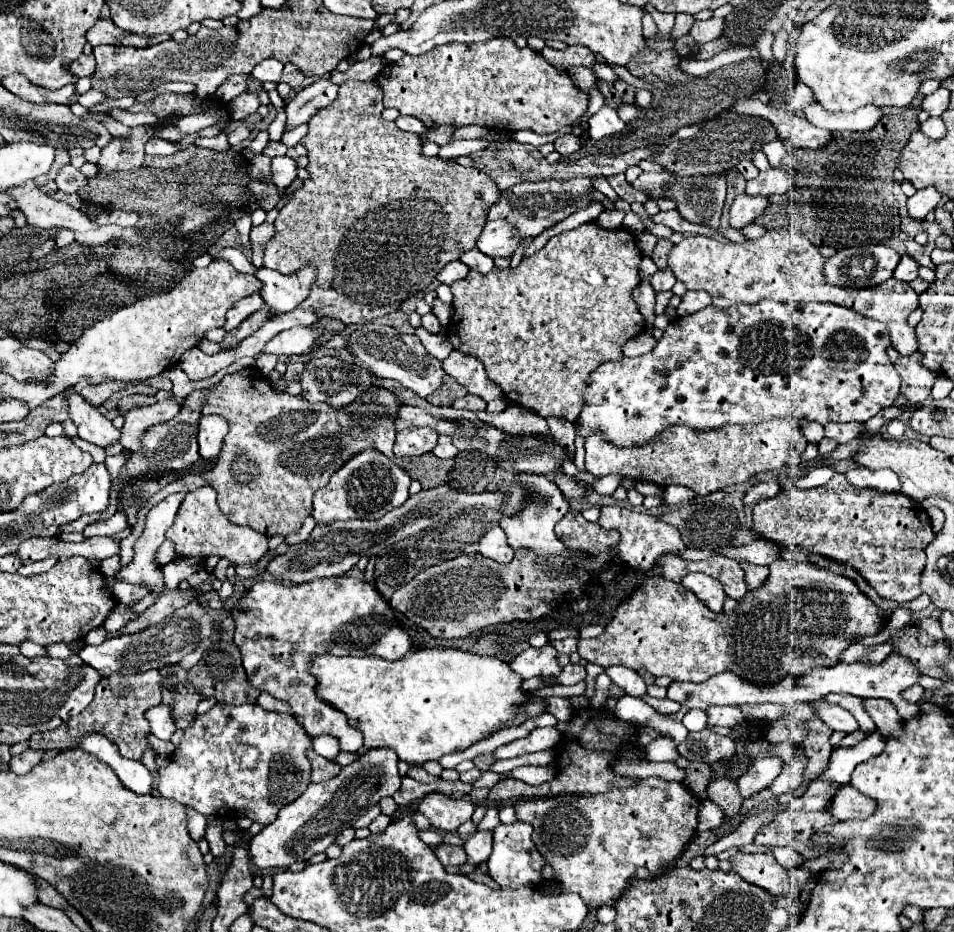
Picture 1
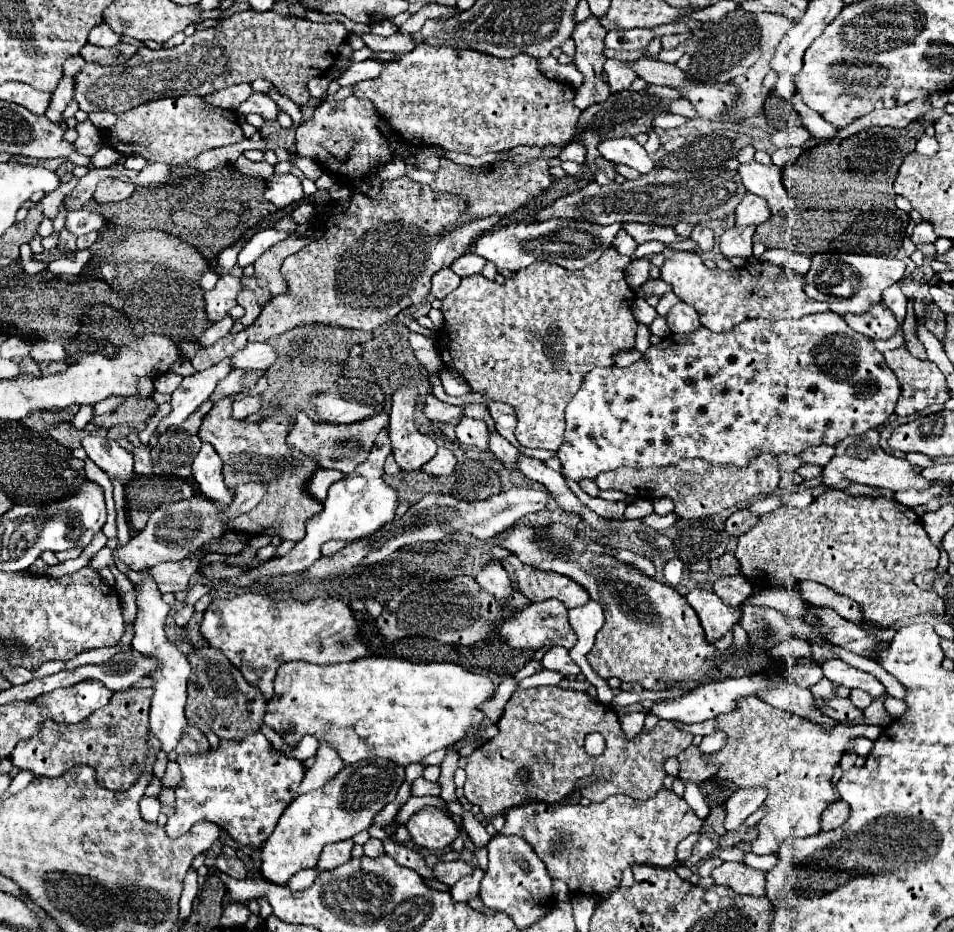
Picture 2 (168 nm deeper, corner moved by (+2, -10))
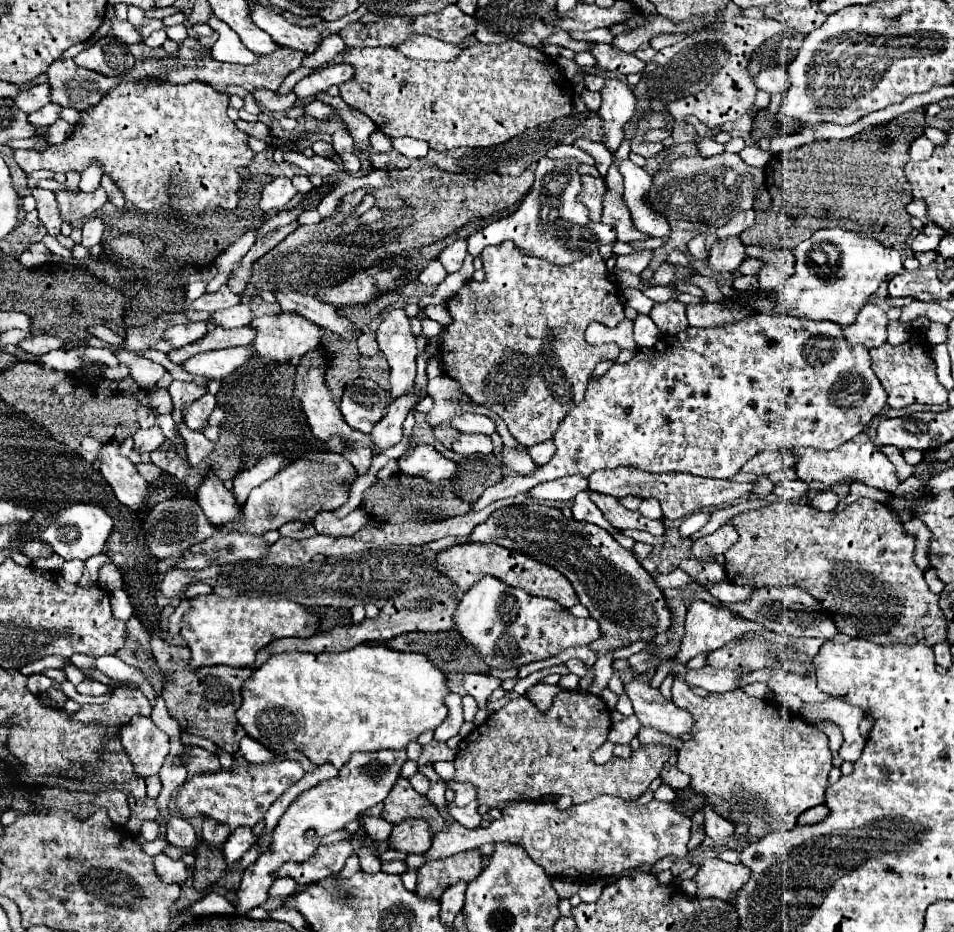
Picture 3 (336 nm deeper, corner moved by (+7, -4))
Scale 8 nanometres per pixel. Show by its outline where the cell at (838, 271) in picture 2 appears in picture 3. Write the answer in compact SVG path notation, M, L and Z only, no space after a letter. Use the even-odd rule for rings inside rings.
M819 229L791 251L797 257L795 273L785 281L785 285L781 289L777 289L779 307L785 313L791 313L797 317L809 317L815 321L835 321L839 325L853 323L857 313L869 301L869 297L877 291L877 287L883 281L887 281L889 277L901 273L901 269L903 269L903 257L897 249L885 247L879 241L859 237L857 233L843 231L843 229Z

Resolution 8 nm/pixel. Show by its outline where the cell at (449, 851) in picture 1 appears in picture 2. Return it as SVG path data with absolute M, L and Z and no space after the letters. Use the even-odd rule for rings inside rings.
M458 859L458 861L438 861L432 869L434 877L448 887L452 887L464 875L470 875L470 871L474 871L474 865L470 865L462 859Z

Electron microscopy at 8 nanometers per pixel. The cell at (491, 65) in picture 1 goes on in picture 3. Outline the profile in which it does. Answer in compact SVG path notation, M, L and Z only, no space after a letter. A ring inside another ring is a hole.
M517 41L499 45L473 43L453 61L419 61L401 55L391 47L347 49L345 63L355 67L355 77L345 81L339 91L341 97L367 117L389 137L425 139L429 147L447 151L455 147L491 147L509 141L529 127L555 121L573 111L573 97L567 93L567 81L557 71L553 61L539 49L525 47Z

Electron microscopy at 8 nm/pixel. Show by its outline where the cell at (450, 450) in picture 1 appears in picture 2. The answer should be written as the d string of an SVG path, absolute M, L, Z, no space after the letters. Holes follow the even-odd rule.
M438 447L438 453L426 465L422 465L420 471L424 471L426 475L432 475L432 477L452 475L454 465L456 465L456 457L452 455L452 451L448 451L446 447Z

